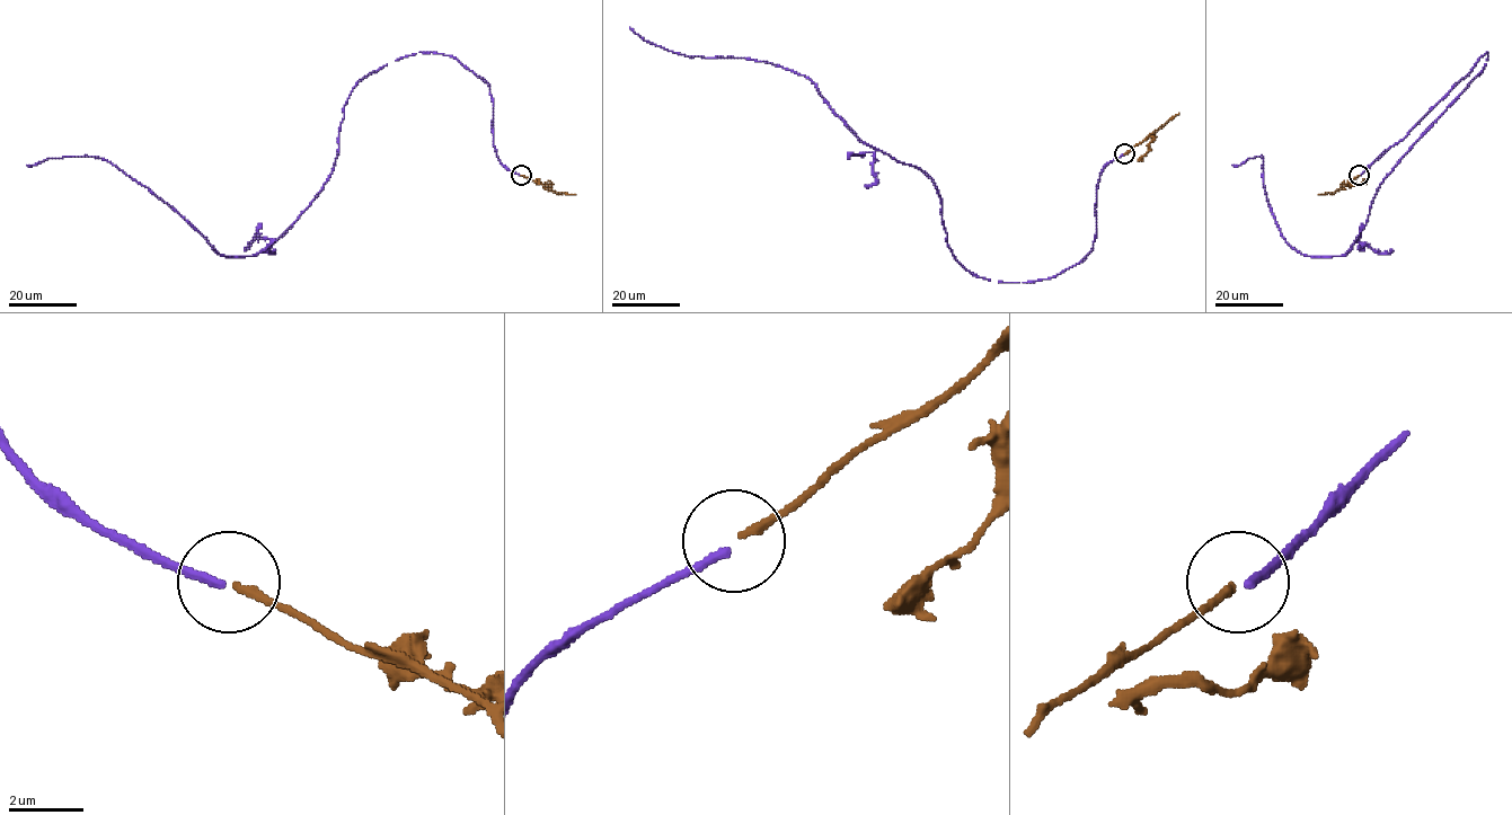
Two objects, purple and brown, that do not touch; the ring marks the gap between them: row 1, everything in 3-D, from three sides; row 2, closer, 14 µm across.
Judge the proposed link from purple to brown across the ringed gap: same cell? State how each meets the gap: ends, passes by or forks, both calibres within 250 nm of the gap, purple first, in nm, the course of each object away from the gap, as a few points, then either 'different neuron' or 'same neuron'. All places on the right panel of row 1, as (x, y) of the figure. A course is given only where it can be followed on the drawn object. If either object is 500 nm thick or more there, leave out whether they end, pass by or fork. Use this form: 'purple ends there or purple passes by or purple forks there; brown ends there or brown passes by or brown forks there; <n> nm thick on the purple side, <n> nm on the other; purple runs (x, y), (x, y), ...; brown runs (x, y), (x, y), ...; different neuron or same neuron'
purple ends there; brown ends there; 240 nm thick on the purple side, 220 nm on the other; purple runs (1360, 175), (1487, 52), (1386, 177), (1343, 256), (1311, 257), (1285, 241), (1262, 156), (1232, 166); brown runs (1359, 175), (1334, 193), (1318, 194); different neuron

